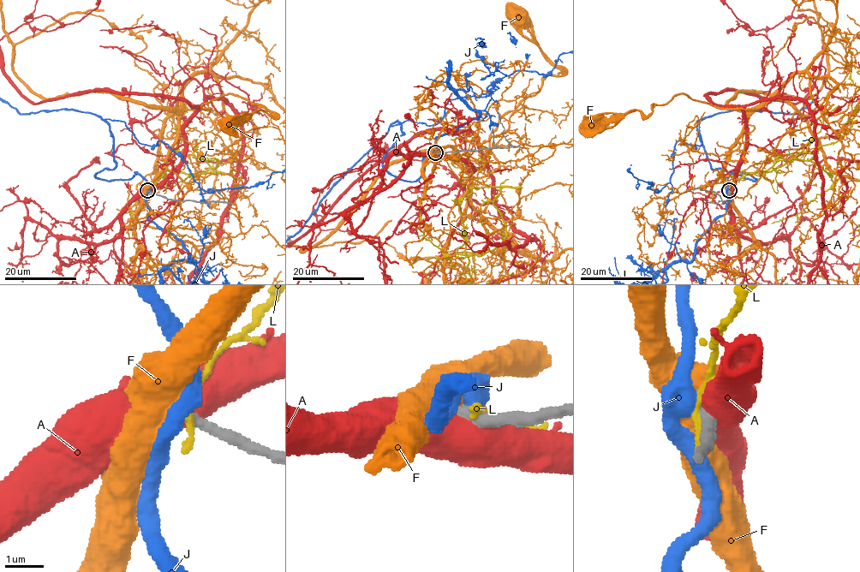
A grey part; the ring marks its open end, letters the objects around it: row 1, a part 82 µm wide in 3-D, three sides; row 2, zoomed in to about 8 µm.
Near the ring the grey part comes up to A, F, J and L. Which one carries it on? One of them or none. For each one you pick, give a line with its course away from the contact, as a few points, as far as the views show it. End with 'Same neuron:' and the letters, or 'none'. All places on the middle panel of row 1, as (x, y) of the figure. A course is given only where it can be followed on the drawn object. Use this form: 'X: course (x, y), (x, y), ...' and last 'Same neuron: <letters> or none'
Same neuron: none

